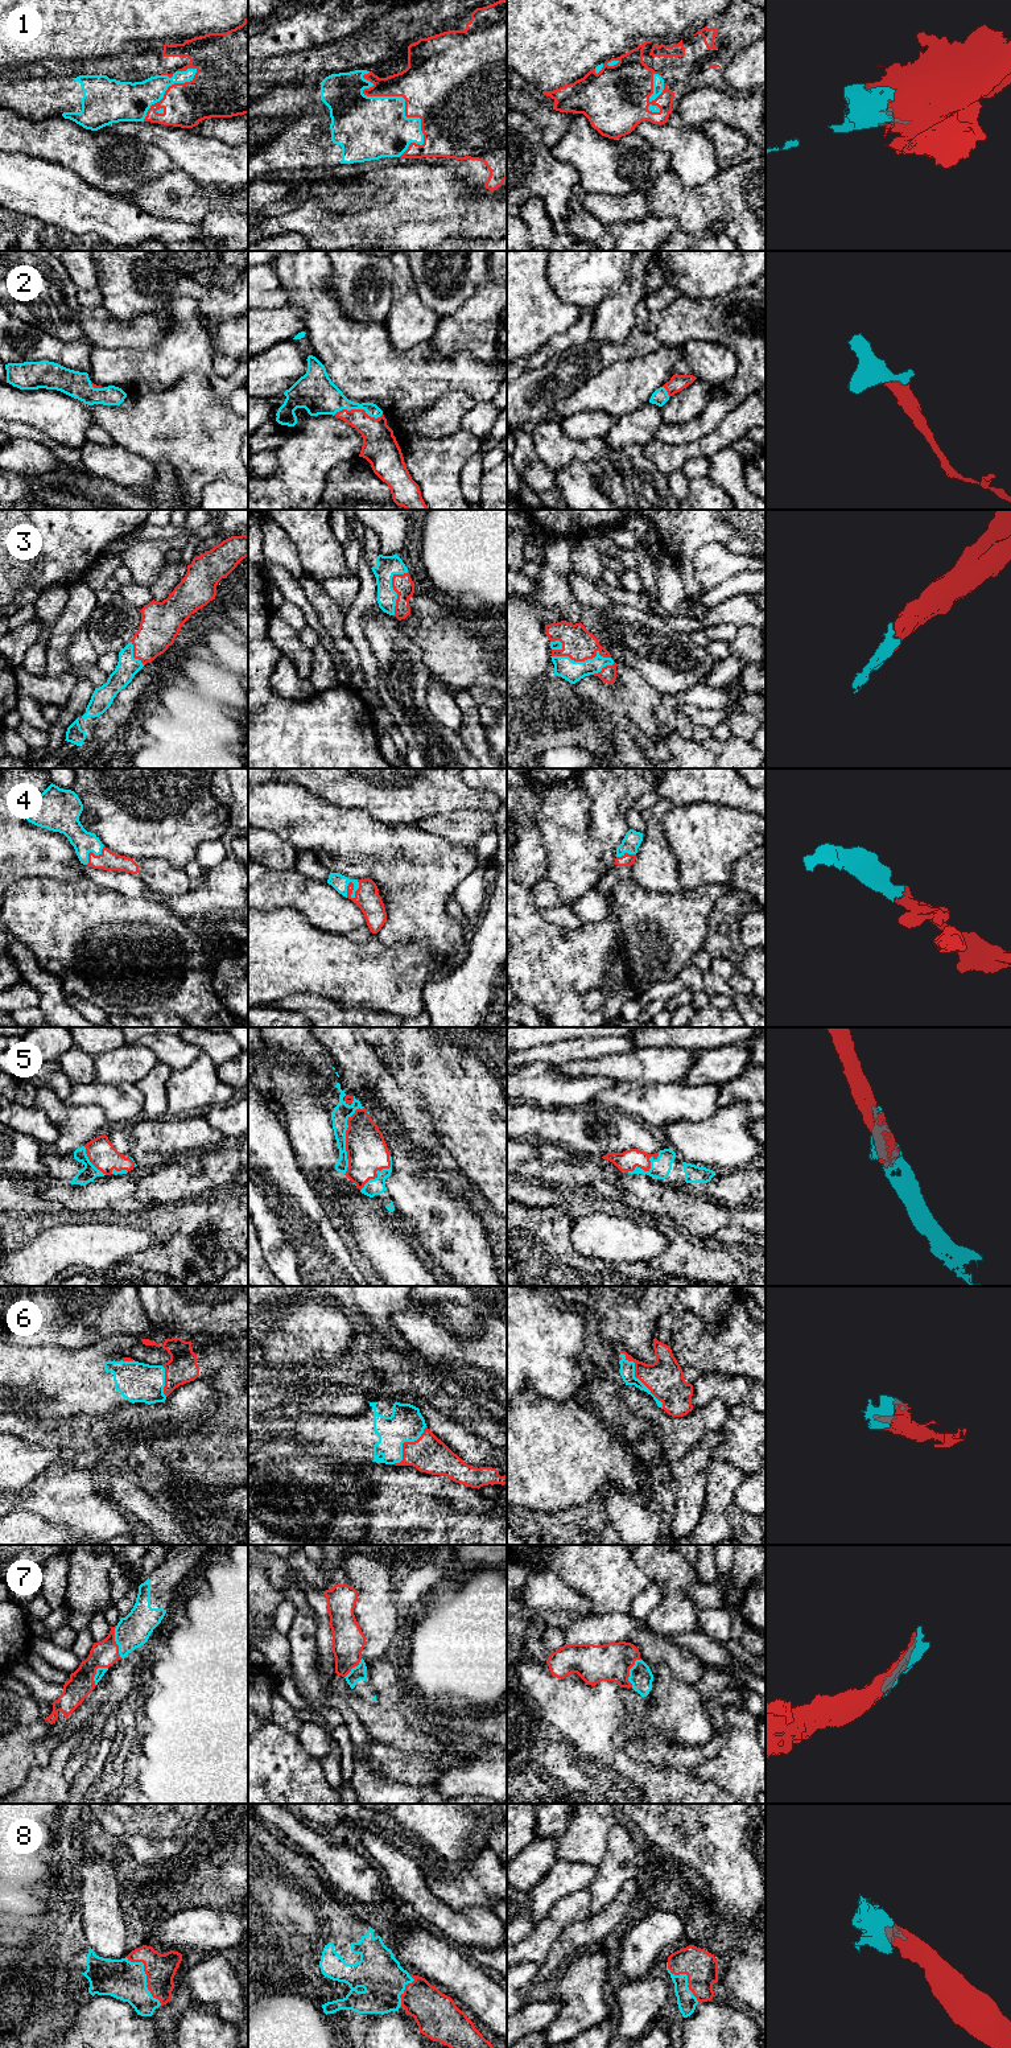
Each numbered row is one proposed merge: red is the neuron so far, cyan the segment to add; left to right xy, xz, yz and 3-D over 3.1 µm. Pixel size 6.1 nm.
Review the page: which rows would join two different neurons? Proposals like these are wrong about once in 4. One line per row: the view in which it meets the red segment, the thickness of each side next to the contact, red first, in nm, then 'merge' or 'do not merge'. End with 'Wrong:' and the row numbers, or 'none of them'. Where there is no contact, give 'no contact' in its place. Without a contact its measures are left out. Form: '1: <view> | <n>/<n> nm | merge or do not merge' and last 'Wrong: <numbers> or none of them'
1: xz | 460/380 nm | merge
2: xz | 200/240 nm | merge
3: yz | 200/130 nm | merge
4: xz | 150/100 nm | merge
5: xz | 240/110 nm | merge
6: yz | 220/100 nm | merge
7: xy | 160/200 nm | merge
8: xy | 190/240 nm | merge
Wrong: none of them

